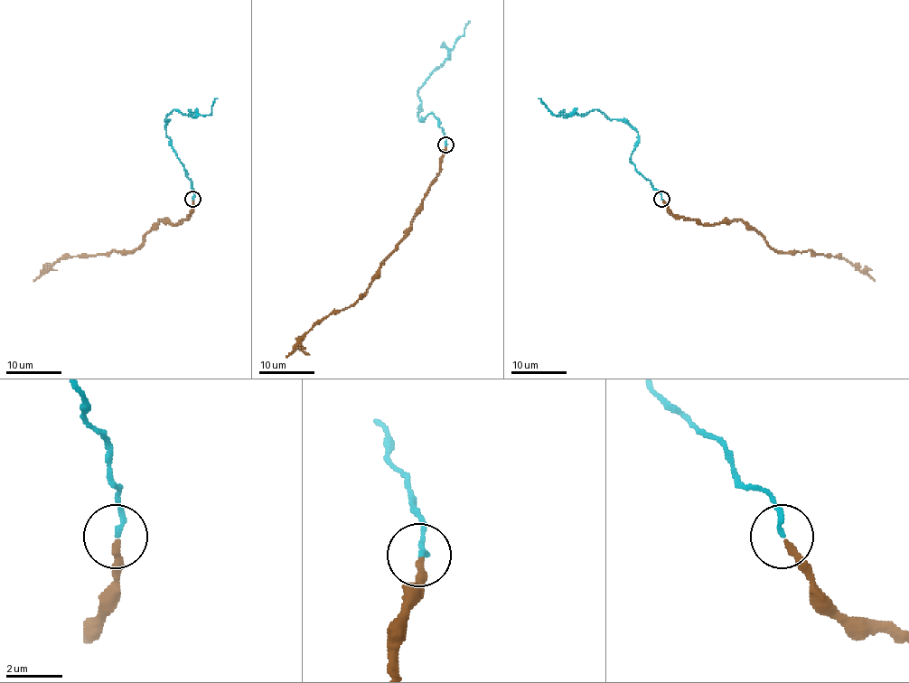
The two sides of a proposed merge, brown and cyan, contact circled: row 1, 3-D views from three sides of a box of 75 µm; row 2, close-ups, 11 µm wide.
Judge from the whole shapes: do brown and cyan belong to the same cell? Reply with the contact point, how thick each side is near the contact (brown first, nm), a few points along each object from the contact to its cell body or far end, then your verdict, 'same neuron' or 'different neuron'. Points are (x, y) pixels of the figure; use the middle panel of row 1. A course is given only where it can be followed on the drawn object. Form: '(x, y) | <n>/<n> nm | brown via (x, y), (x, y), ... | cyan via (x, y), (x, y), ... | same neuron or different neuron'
(445, 145) | 240/170 nm | brown via (445, 145), (441, 172), (421, 203), (421, 210), (368, 291), (352, 304), (332, 310), (285, 357) | cyan via (445, 144), (445, 133), (432, 114), (418, 120), (421, 104), (417, 91), (447, 57), (470, 21) | different neuron

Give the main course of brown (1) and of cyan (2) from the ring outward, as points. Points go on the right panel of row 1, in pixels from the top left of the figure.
1: (662, 200), (674, 214), (703, 224), (743, 220), (773, 249), (841, 256), (875, 281)
2: (661, 200), (631, 161), (638, 135), (627, 123), (595, 109), (584, 115), (553, 115), (538, 98)

